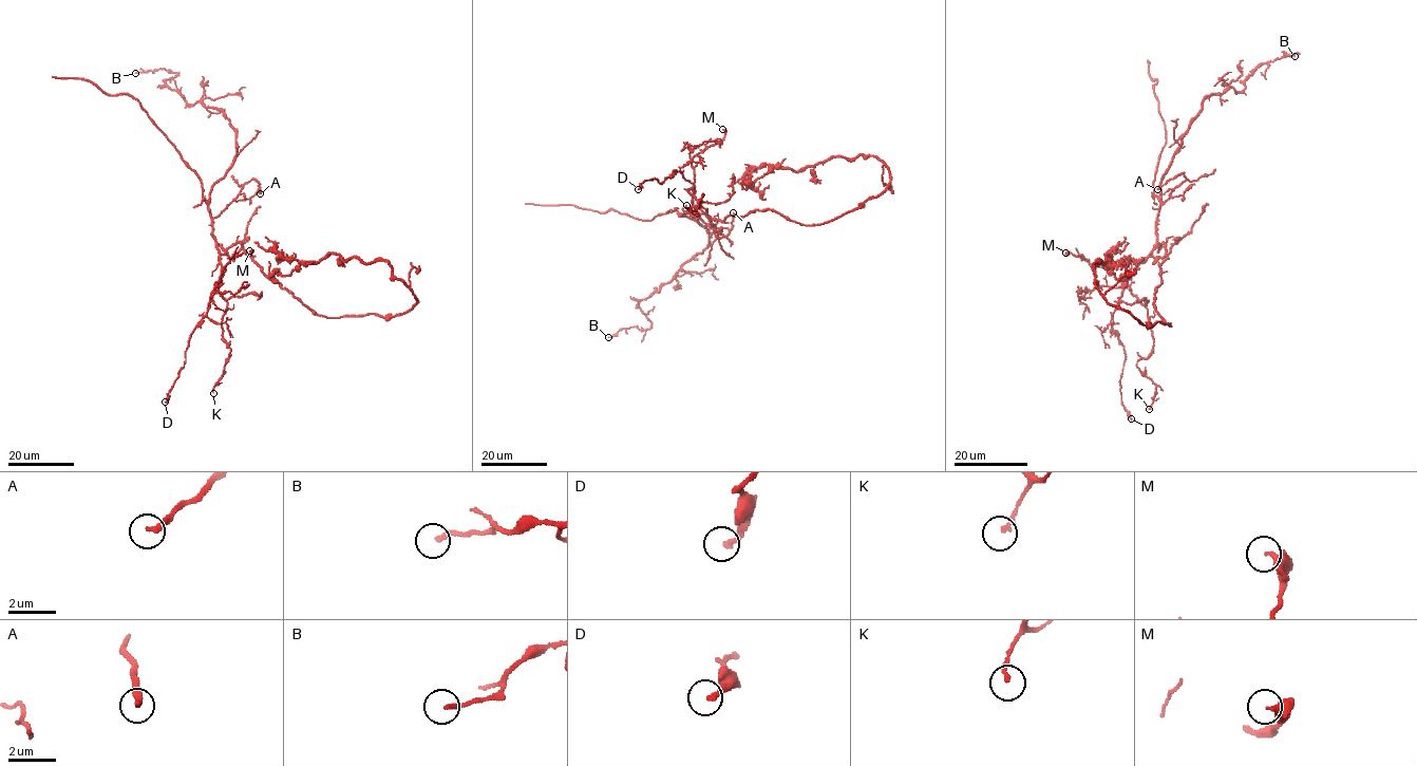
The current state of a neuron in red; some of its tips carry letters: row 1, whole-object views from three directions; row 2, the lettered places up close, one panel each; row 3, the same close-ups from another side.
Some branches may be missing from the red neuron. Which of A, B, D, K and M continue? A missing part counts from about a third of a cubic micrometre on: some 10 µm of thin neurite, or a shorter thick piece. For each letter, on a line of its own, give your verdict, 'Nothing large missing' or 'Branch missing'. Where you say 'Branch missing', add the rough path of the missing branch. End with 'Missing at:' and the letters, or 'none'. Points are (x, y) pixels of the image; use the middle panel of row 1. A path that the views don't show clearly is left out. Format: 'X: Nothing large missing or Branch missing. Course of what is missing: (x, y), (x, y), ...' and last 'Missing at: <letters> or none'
A: Nothing large missing
B: Nothing large missing
D: Nothing large missing
K: Nothing large missing
M: Nothing large missing
Missing at: none

